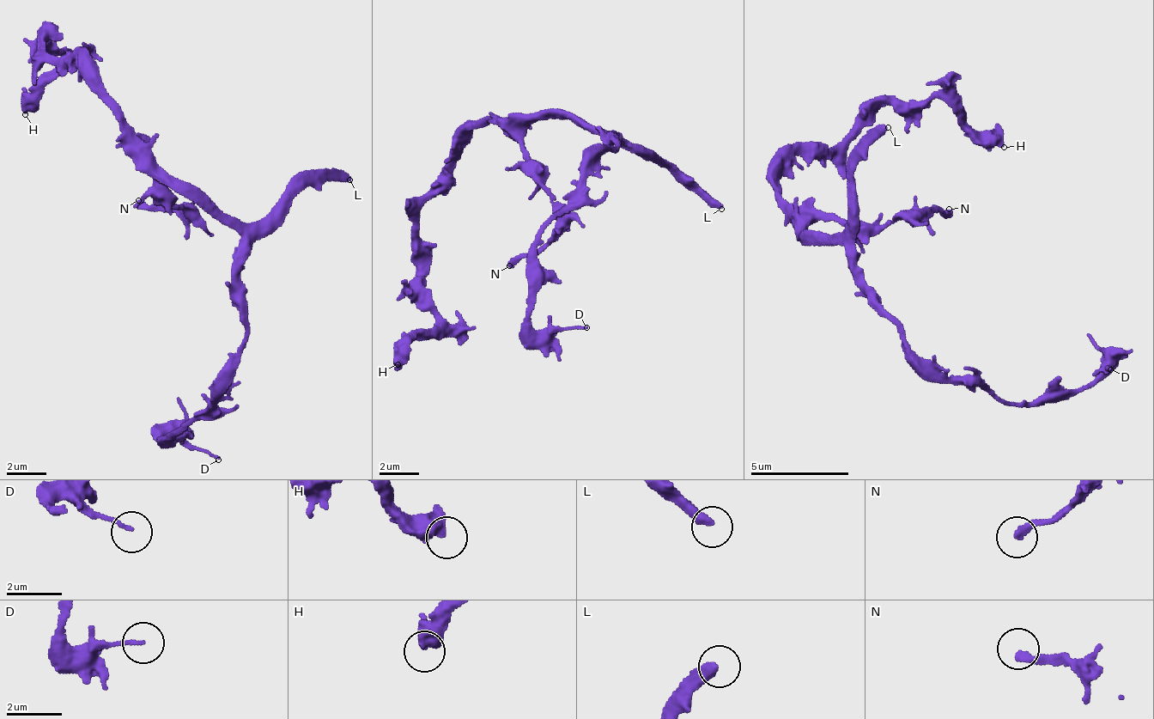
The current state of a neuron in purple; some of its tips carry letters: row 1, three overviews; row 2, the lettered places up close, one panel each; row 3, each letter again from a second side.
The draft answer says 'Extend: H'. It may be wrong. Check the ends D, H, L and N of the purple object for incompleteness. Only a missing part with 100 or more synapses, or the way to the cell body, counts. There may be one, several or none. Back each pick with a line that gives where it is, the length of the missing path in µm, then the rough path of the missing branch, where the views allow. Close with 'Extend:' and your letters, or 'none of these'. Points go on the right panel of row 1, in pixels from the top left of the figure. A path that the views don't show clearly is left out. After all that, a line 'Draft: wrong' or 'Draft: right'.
L: Place: (888, 127). Missing length about 200 µm
Extend: L
Draft: wrong

